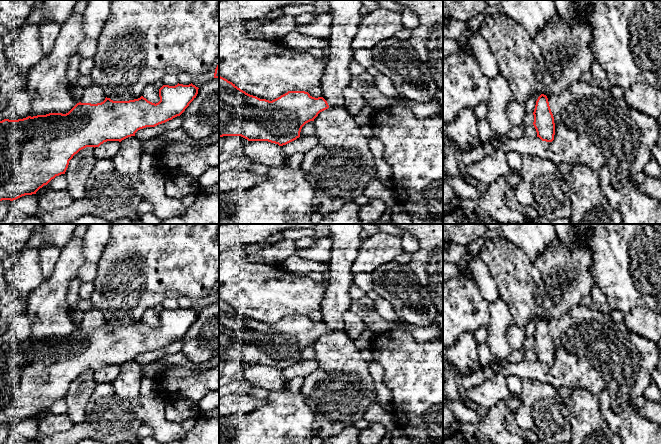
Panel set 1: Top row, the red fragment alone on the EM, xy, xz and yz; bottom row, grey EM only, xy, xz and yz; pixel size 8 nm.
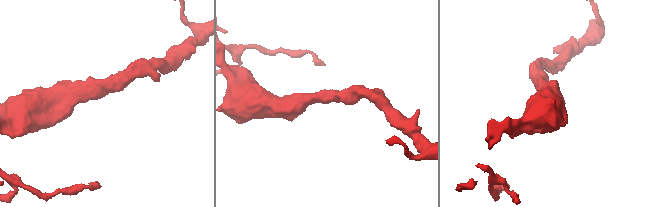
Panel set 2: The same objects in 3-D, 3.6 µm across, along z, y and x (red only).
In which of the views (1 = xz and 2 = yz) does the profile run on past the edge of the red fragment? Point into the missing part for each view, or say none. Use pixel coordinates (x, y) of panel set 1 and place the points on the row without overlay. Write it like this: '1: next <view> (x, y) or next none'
1: next none
2: next none

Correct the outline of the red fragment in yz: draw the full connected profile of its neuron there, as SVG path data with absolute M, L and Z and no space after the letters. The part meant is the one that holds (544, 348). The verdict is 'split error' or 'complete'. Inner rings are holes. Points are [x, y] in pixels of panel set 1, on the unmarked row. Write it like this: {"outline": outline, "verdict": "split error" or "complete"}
{"outline": "M541 318L538 321L533 339L533 349L536 353L537 361L542 365L552 366L555 359L555 347L546 319Z", "verdict": "complete"}

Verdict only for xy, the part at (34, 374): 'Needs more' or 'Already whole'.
Already whole

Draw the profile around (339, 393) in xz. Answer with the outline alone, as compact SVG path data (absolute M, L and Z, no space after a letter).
M329 224L332 249L329 271L326 275L328 286L324 293L320 311L322 320L329 332L320 336L314 343L317 369L305 377L301 394L312 412L314 421L313 436L328 439L364 417L372 404L379 404L375 382L369 373L369 365L361 357L360 350L345 333L343 314L350 307L349 288L352 284L352 264L362 244L360 233L362 224Z

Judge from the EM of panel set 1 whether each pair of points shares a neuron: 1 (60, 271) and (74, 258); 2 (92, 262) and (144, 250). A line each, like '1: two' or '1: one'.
1: one
2: two

